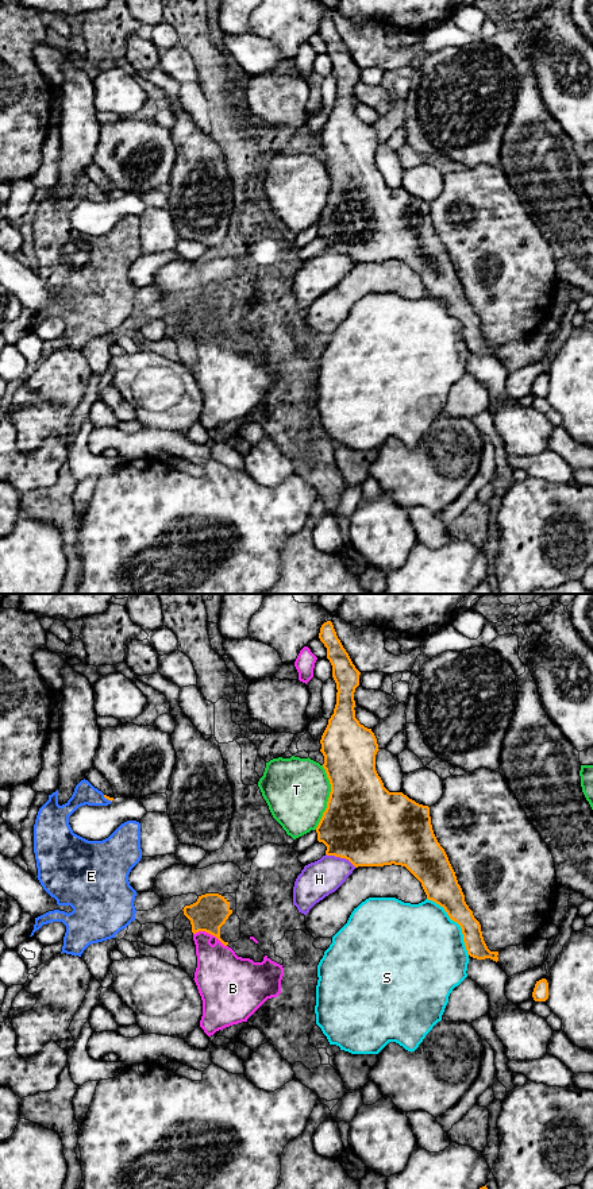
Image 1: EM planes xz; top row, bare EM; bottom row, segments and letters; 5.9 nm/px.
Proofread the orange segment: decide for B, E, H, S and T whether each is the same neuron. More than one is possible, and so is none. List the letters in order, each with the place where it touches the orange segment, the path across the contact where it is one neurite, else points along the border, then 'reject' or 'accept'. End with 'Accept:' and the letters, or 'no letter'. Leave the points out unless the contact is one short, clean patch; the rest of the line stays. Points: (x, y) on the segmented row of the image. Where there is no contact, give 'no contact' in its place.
B: contact xz (210, 933); border xz (193, 933), (207, 931), (226, 946); reject
E: contact xz (107, 798); reject
H: contact xz (341, 857); reject
S: contact xz (457, 922); reject
T: contact xz (328, 798); reject
Accept: no letter

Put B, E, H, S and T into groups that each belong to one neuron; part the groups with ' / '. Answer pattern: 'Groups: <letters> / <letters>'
Groups: B / E / H / S / T

